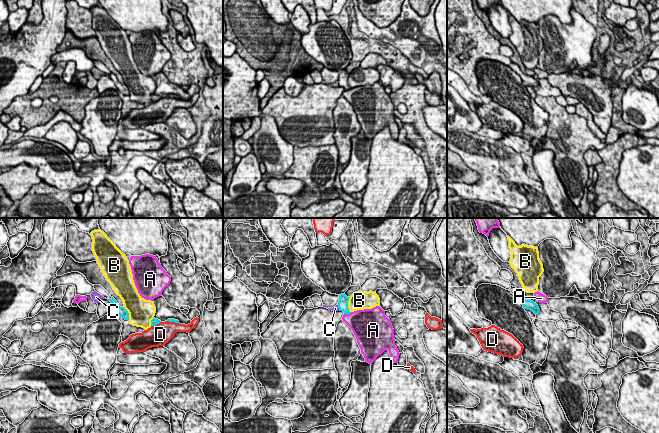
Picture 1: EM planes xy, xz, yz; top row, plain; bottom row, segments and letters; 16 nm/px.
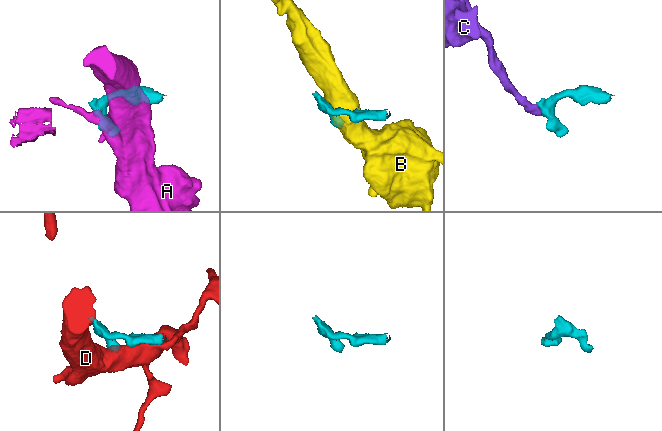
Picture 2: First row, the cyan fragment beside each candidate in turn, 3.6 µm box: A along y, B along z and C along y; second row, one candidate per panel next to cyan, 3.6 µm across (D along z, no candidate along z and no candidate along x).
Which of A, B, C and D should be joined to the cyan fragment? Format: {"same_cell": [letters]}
{"same_cell": []}

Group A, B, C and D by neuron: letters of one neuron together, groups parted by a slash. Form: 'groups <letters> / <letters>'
groups A / B / C / D

